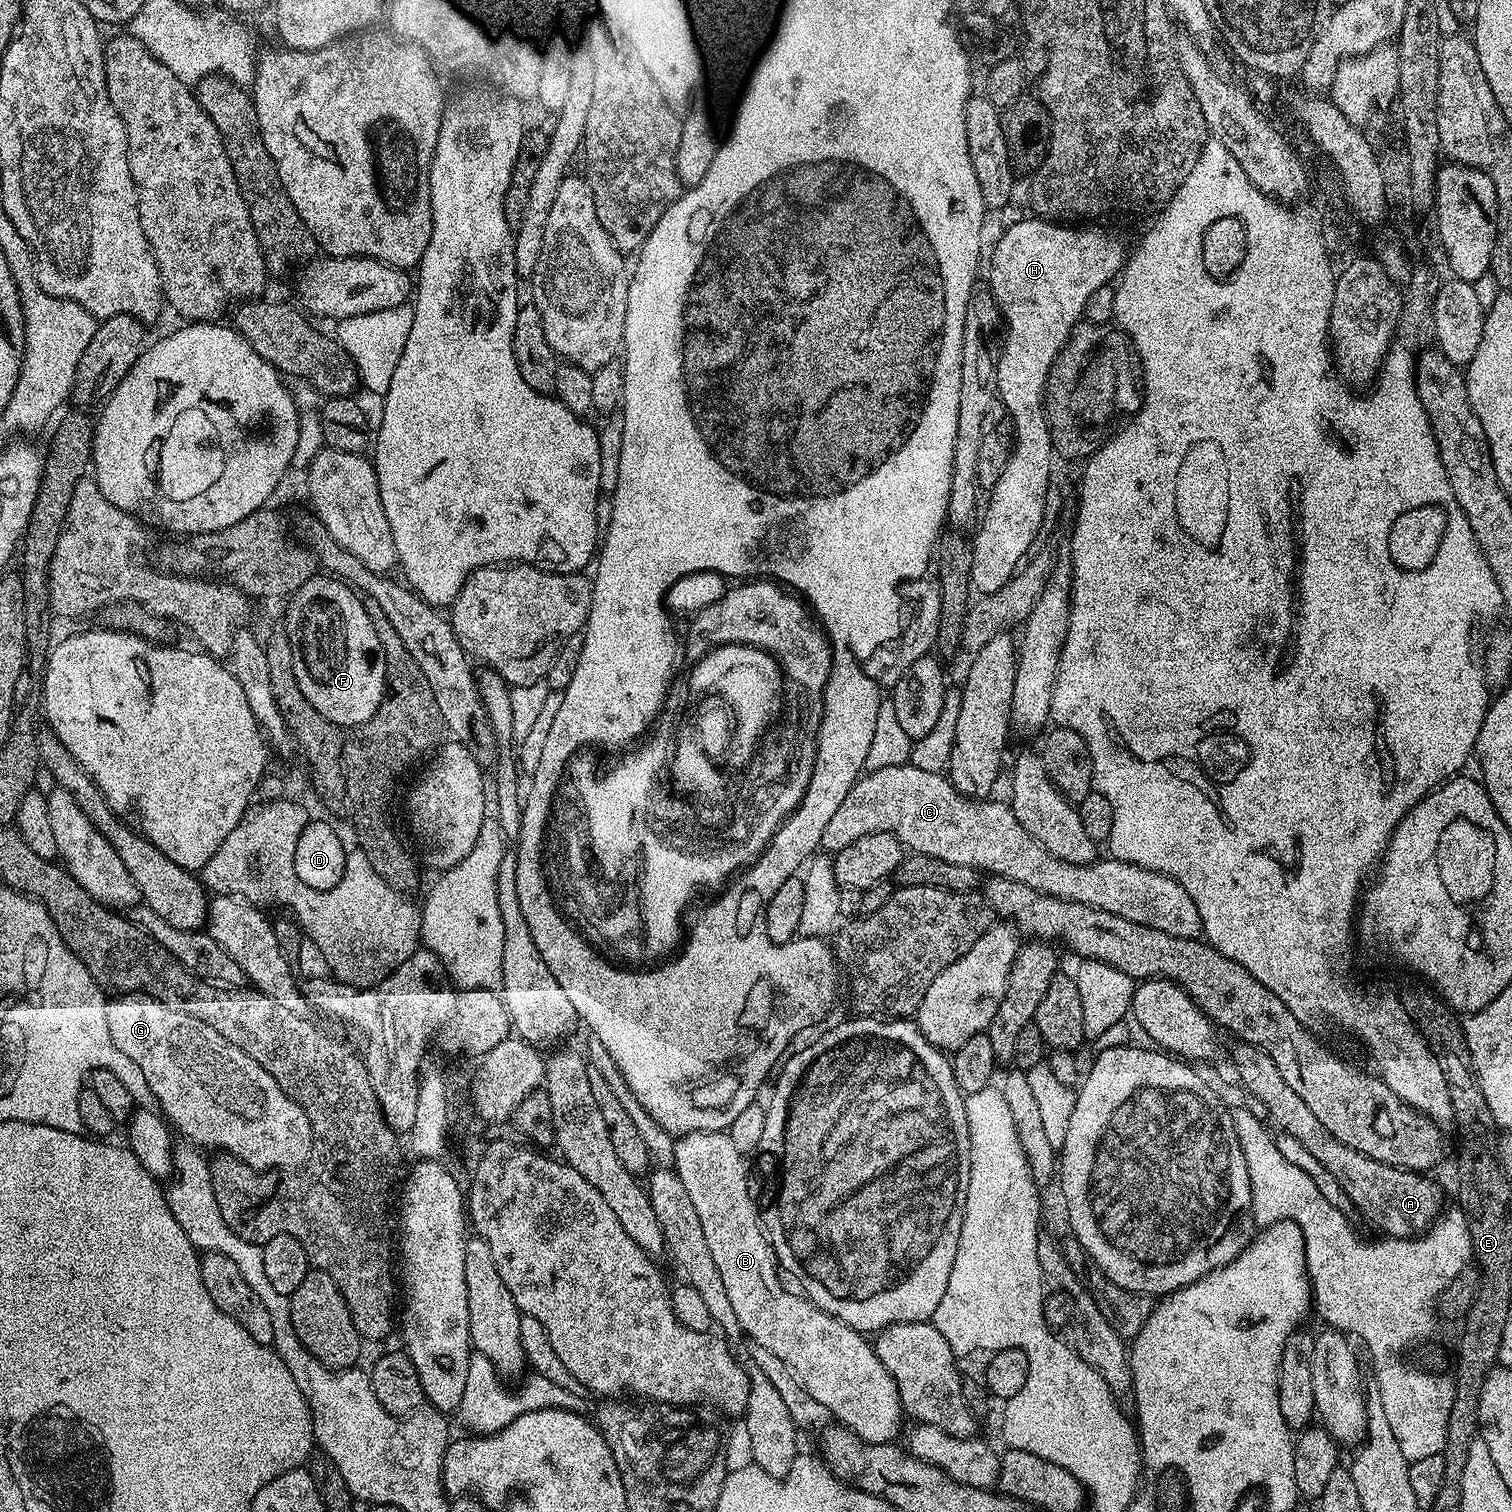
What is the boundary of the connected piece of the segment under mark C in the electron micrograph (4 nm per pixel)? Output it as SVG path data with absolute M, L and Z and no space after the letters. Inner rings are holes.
M911 762L886 766L885 769L876 769L857 779L852 789L846 794L846 798L842 798L842 806L838 806L830 822L826 822L826 830L822 830L820 848L828 851L829 854L835 854L841 852L846 846L850 846L850 842L858 842L858 838L871 832L893 832L905 849L913 853L930 858L942 858L942 862L958 862L964 866L985 865L988 874L1005 876L1014 882L1022 882L1048 896L1082 902L1086 906L1094 906L1098 910L1118 914L1130 922L1138 922L1142 926L1150 926L1166 934L1179 932L1178 938L1194 940L1202 926L1198 906L1194 898L1177 880L1171 880L1170 877L1163 876L1161 872L1151 872L1137 864L1127 864L1111 858L1105 858L1105 860L1100 858L1090 864L1066 862L1047 852L1022 826L1022 822L1018 822L1018 818L1005 801L1003 804L1000 800L992 799L963 796L947 775L918 769ZM979 840L988 840L988 846L992 850L1002 850L1002 858L980 856Z

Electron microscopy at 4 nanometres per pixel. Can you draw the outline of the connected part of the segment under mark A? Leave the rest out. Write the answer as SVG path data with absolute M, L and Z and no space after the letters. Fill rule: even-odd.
M1315 1115L1274 1116L1270 1122L1281 1133L1297 1138L1334 1175L1355 1211L1364 1214L1367 1223L1376 1225L1381 1233L1391 1238L1411 1239L1429 1229L1438 1208L1438 1192L1427 1175L1367 1158L1334 1138Z

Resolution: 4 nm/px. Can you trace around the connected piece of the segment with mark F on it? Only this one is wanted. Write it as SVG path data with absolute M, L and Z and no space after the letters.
M327 575L311 576L291 595L286 604L286 612L290 616L286 636L292 647L292 672L296 675L297 684L295 687L306 694L318 714L330 718L330 722L339 724L341 729L351 730L371 719L384 701L387 664L383 644L379 641L379 629L372 621L371 614L364 609L365 601L358 595L357 589L335 575Z

